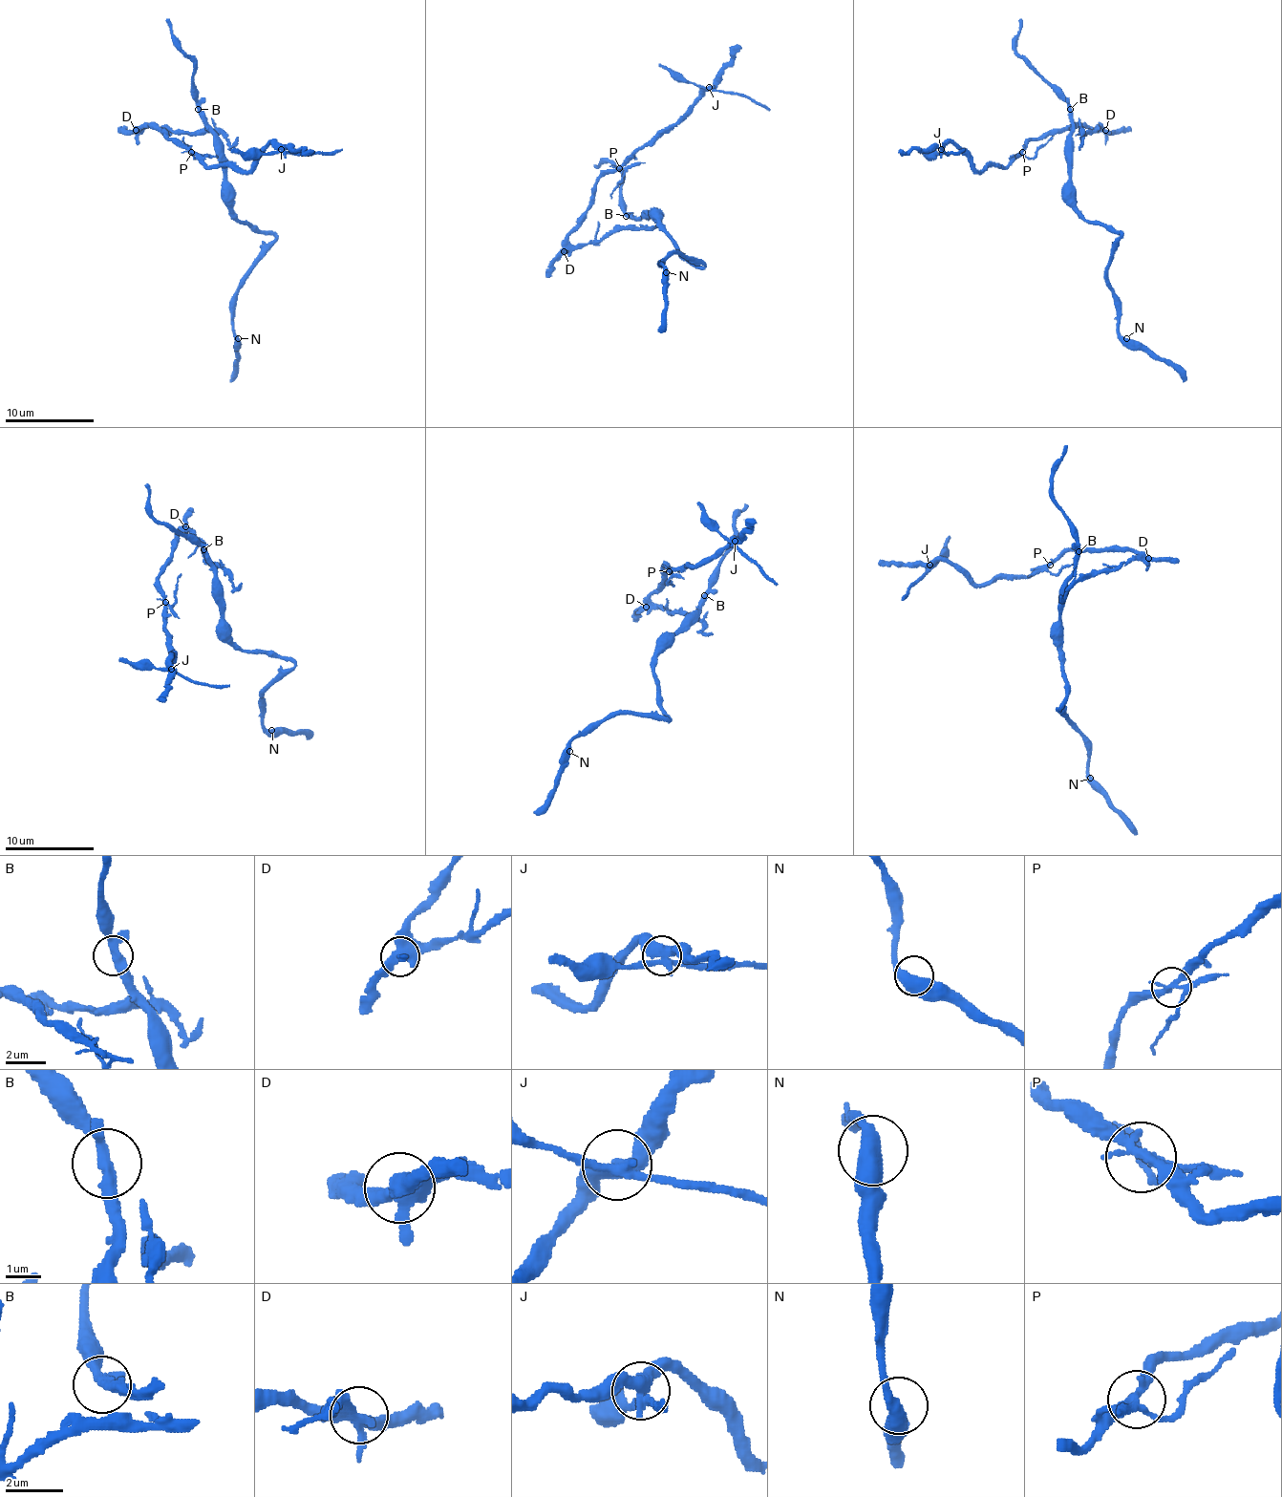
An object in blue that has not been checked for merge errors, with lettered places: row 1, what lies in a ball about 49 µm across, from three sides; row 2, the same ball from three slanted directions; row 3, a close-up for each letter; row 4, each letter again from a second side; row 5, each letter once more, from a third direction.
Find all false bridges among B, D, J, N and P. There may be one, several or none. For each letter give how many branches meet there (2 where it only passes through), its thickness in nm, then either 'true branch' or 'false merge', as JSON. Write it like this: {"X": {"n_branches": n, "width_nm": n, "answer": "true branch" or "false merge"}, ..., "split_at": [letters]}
{"B": {"n_branches": 3, "width_nm": 320, "answer": "true branch"}, "D": {"n_branches": 4, "width_nm": 440, "answer": "false merge"}, "J": {"n_branches": 4, "width_nm": 440, "answer": "false merge"}, "N": {"n_branches": 2, "width_nm": 500, "answer": "true branch"}, "P": {"n_branches": 4, "width_nm": 240, "answer": "false merge"}, "split_at": ["D", "J", "P"]}

